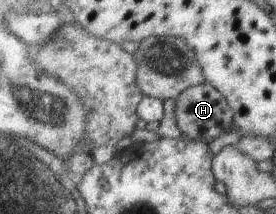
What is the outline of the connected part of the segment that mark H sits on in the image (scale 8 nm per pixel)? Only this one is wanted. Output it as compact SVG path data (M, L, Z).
M207 82L202 86L193 86L182 92L176 100L178 126L186 137L210 143L222 133L234 129L235 112L228 99L214 85Z

